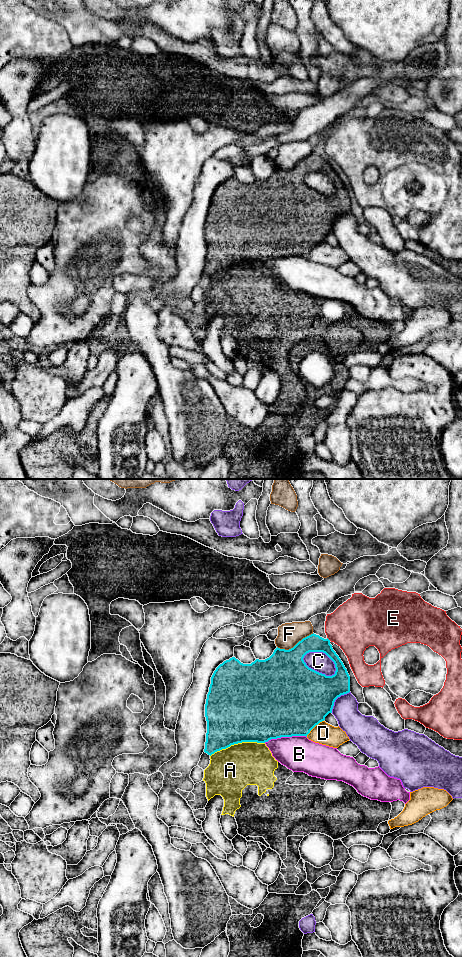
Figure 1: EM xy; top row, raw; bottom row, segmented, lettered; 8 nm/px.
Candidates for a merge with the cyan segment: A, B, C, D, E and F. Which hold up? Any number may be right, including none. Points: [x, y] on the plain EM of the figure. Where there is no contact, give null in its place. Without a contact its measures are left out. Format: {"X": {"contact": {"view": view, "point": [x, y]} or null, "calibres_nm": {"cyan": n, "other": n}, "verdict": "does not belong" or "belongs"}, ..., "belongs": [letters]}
{"A": {"contact": {"view": "xy", "point": [237, 263]}, "calibres_nm": {"cyan": 480, "other": 360}, "verdict": "does not belong"}, "B": {"contact": {"view": "xy", "point": [285, 256]}, "calibres_nm": {"cyan": 500, "other": 280}, "verdict": "does not belong"}, "C": {"contact": {"view": "xy", "point": [318, 192]}, "calibres_nm": {"cyan": 500, "other": 160}, "verdict": "does not belong"}, "D": {"contact": {"view": "xy", "point": [314, 246]}, "calibres_nm": {"cyan": 500, "other": 170}, "verdict": "does not belong"}, "E": {"contact": {"view": "xy", "point": [328, 159]}, "calibres_nm": {"cyan": 140, "other": 400}, "verdict": "does not belong"}, "F": {"contact": {"view": "xy", "point": [296, 164]}, "calibres_nm": {"cyan": 360, "other": 190}, "verdict": "does not belong"}, "belongs": []}

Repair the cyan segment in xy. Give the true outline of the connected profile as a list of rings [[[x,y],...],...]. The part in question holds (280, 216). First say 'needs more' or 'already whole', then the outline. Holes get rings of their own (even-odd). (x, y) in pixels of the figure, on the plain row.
already whole; [[[311,154],[301,161],[299,161],[293,168],[289,170],[276,168],[273,174],[265,179],[259,180],[256,179],[251,184],[243,184],[235,177],[230,178],[229,180],[224,181],[220,184],[216,190],[214,191],[211,197],[211,204],[209,207],[209,212],[207,214],[206,224],[205,224],[205,237],[207,241],[207,253],[206,253],[206,262],[204,272],[208,275],[212,275],[217,271],[222,269],[226,269],[231,265],[242,263],[242,262],[257,262],[257,263],[265,263],[271,259],[277,259],[281,257],[292,257],[292,256],[306,256],[310,253],[310,251],[318,245],[320,242],[325,240],[325,237],[332,233],[332,229],[334,226],[335,220],[341,215],[347,214],[350,212],[350,196],[345,188],[343,182],[333,170],[332,165],[330,164],[330,160],[324,159],[316,154]],[[309,172],[323,172],[325,173],[335,184],[335,194],[332,196],[326,196],[325,194],[319,193],[311,188],[309,188],[304,182],[304,176]]]

